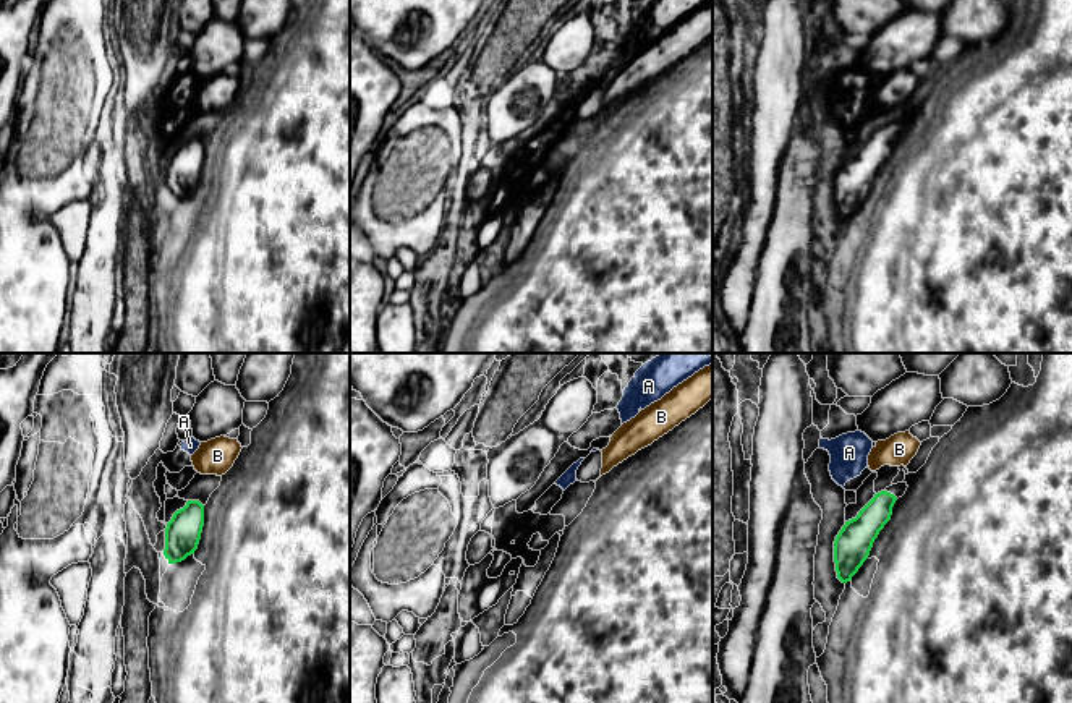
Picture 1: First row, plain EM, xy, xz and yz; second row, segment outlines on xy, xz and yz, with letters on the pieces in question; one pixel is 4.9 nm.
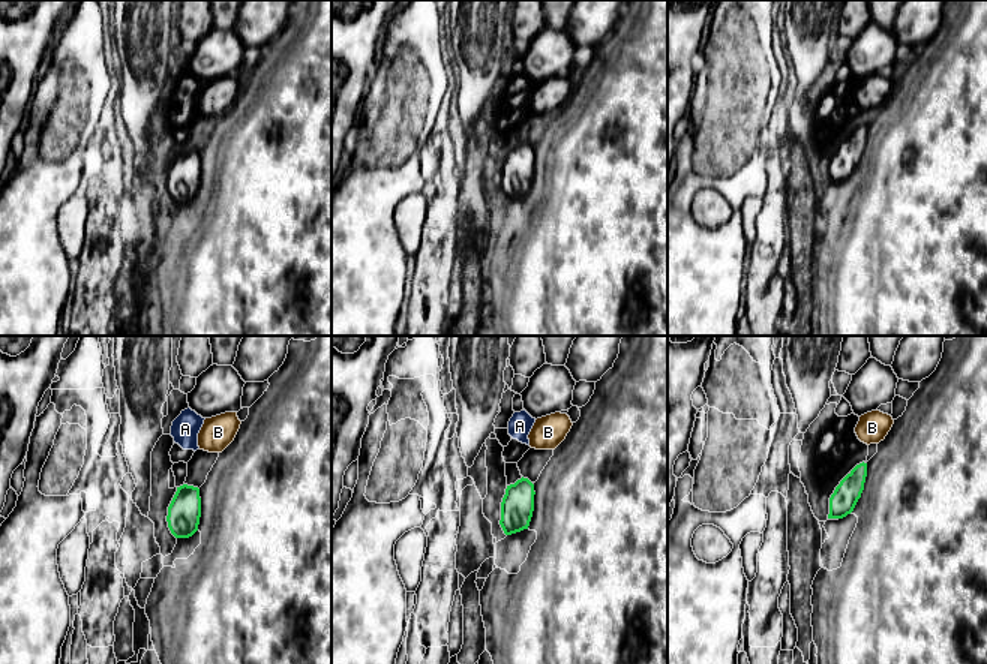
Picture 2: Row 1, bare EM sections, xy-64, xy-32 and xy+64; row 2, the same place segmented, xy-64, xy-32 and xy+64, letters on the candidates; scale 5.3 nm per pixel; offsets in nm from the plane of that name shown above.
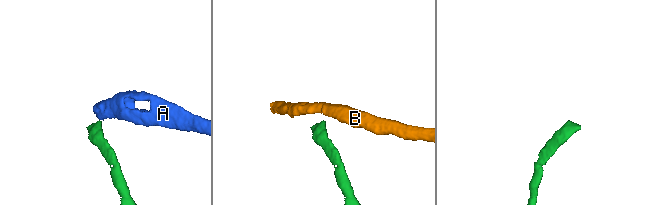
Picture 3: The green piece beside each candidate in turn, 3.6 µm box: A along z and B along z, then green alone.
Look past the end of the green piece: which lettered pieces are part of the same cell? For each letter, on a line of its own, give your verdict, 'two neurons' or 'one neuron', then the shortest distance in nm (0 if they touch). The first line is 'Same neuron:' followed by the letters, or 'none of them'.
Same neuron: none of them
A: two neurons; 120 nm apart
B: two neurons; 110 nm apart

